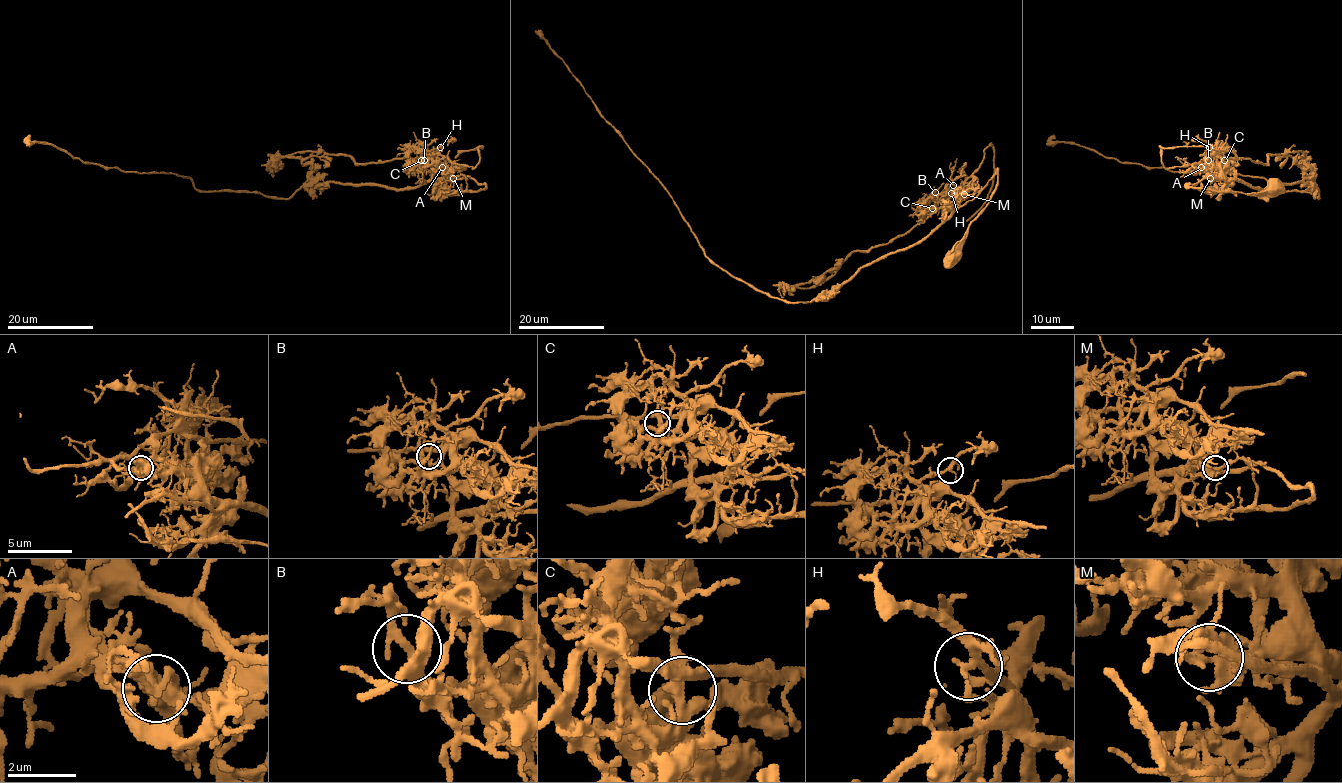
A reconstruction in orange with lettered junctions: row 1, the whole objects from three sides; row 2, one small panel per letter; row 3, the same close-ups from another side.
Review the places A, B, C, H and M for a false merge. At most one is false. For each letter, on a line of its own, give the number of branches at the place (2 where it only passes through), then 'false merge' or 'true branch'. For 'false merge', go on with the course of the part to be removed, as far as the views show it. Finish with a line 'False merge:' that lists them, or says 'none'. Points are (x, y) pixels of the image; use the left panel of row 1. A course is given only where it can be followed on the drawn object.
A: 3 branches meet; false merge; foreign part runs (442, 167), (423, 166), (409, 158), (360, 164), (349, 156), (325, 154), (280, 157), (268, 169), (271, 171)
B: 3 branches meet; true branch
C: 3 branches meet; true branch
H: 4 branches meet; true branch
M: 3 branches meet; true branch
False merge: A

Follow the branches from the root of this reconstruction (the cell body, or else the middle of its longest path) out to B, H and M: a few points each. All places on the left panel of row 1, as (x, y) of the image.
B: (441, 186), (449, 194), (477, 192), (485, 187), (465, 174), (450, 178), (437, 164), (423, 166), (424, 160)
H: (441, 186), (449, 194), (477, 192), (485, 187), (465, 174), (450, 178), (433, 158), (435, 149), (440, 147)
M: (441, 186), (449, 194), (477, 192), (485, 187), (465, 174), (453, 178)

